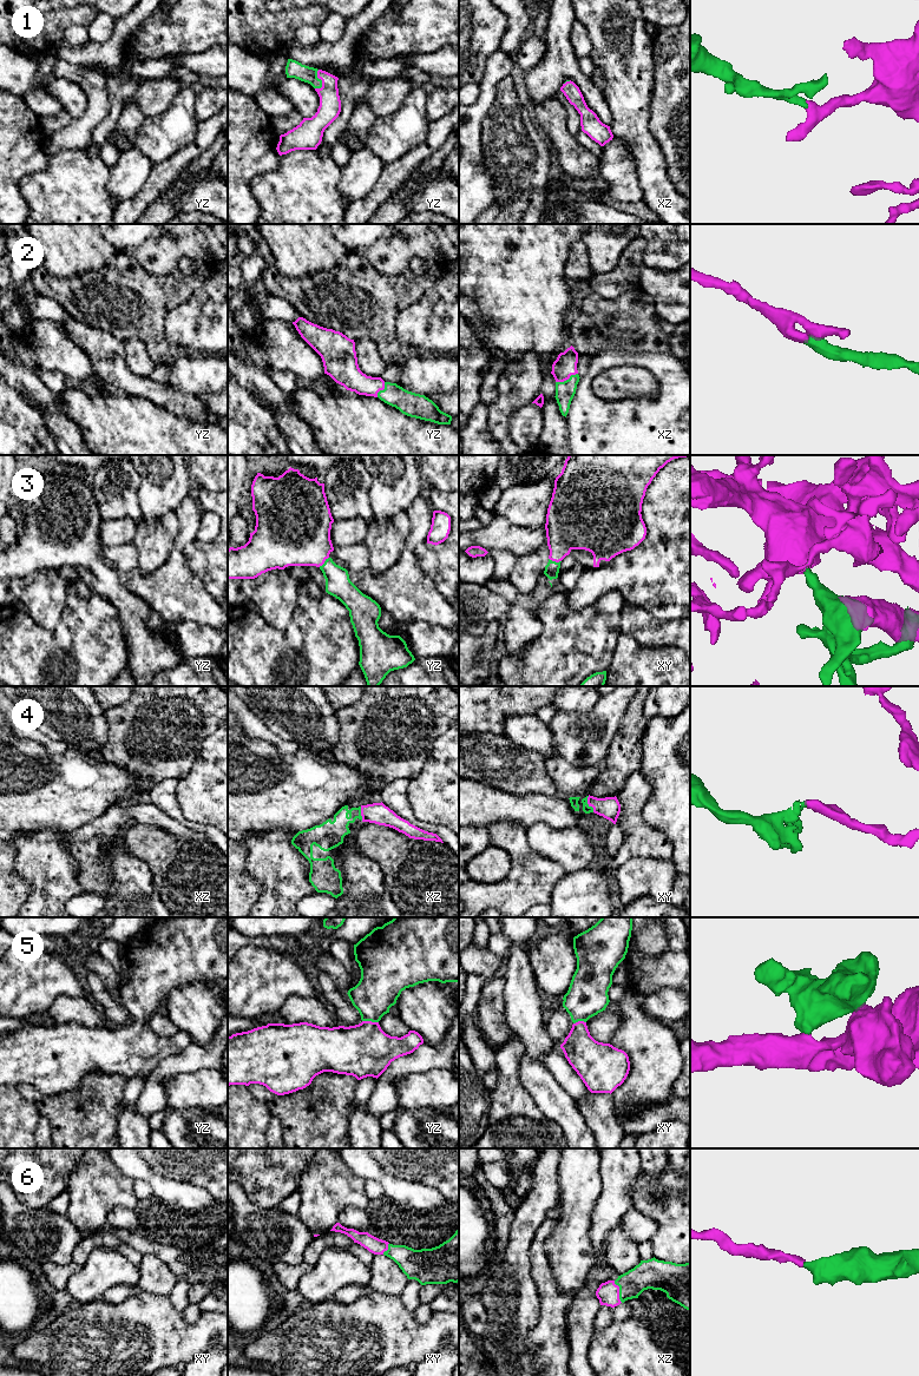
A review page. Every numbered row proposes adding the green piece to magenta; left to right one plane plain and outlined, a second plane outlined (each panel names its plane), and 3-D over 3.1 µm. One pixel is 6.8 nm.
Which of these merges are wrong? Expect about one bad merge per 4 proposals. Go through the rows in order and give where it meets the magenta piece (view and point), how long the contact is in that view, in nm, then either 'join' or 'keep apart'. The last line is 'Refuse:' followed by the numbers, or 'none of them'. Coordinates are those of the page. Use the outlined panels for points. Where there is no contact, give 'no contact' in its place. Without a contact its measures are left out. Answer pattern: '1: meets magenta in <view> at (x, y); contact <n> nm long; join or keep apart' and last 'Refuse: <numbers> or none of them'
1: meets magenta in yz at (322, 81); contact 140 nm long; join
2: meets magenta in xz at (566, 379); contact 170 nm long; join
3: meets magenta in xy at (555, 560); contact 90 nm long; join
4: meets magenta in xy at (589, 804); contact 120 nm long; join
5: meets magenta in yz at (371, 1021); contact 110 nm long; join
6: meets magenta in xz at (618, 1291); contact 160 nm long; join
Refuse: none of them

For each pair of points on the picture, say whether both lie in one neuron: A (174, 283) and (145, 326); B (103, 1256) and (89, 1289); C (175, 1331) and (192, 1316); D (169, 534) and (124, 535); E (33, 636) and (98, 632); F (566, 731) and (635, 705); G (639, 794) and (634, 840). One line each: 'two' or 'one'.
A: one
B: one
C: two
D: two
E: one
F: two
G: one

